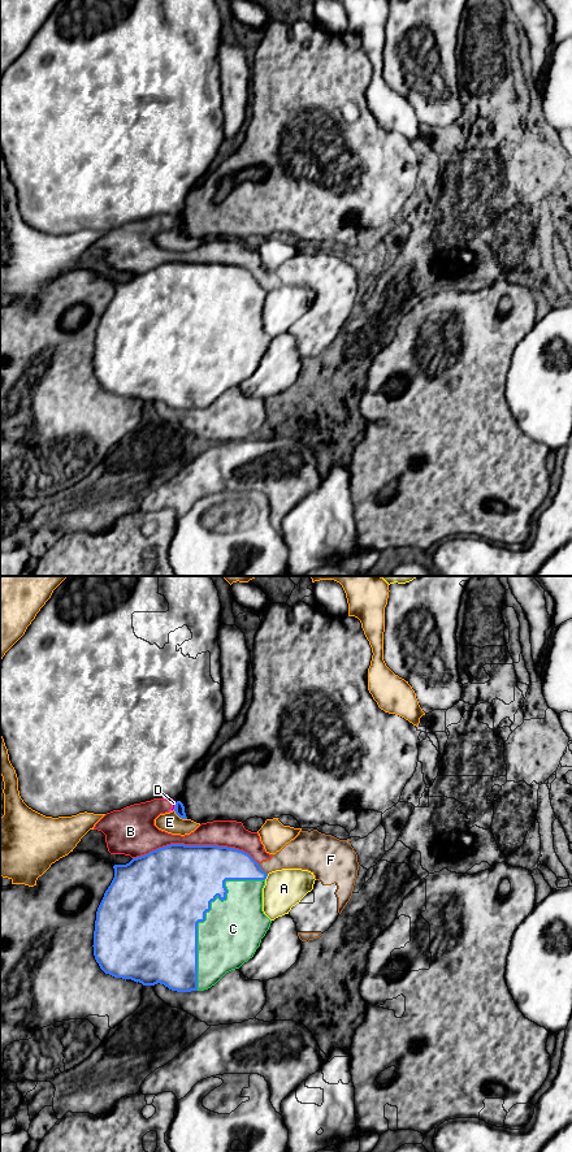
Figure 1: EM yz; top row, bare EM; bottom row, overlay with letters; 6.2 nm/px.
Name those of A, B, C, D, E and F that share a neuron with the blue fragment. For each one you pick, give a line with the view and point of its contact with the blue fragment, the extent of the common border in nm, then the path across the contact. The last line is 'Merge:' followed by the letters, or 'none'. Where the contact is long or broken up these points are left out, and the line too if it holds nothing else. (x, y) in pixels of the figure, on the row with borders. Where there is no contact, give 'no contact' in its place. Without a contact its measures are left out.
C: contact yz (206, 912); length 800 nm
Merge: C

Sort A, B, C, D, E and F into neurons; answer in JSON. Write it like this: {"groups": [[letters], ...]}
{"groups": [["A"], ["B", "D", "F"], ["C"], ["E"]]}

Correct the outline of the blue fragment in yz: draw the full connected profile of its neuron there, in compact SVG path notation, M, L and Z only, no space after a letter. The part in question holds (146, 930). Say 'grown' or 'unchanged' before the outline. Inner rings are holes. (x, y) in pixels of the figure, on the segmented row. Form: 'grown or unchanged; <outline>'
grown; M170 844L113 869L114 878L96 911L92 947L100 969L114 978L143 986L160 983L177 992L204 991L252 958L270 927L272 921L263 911L268 874L243 850Z

